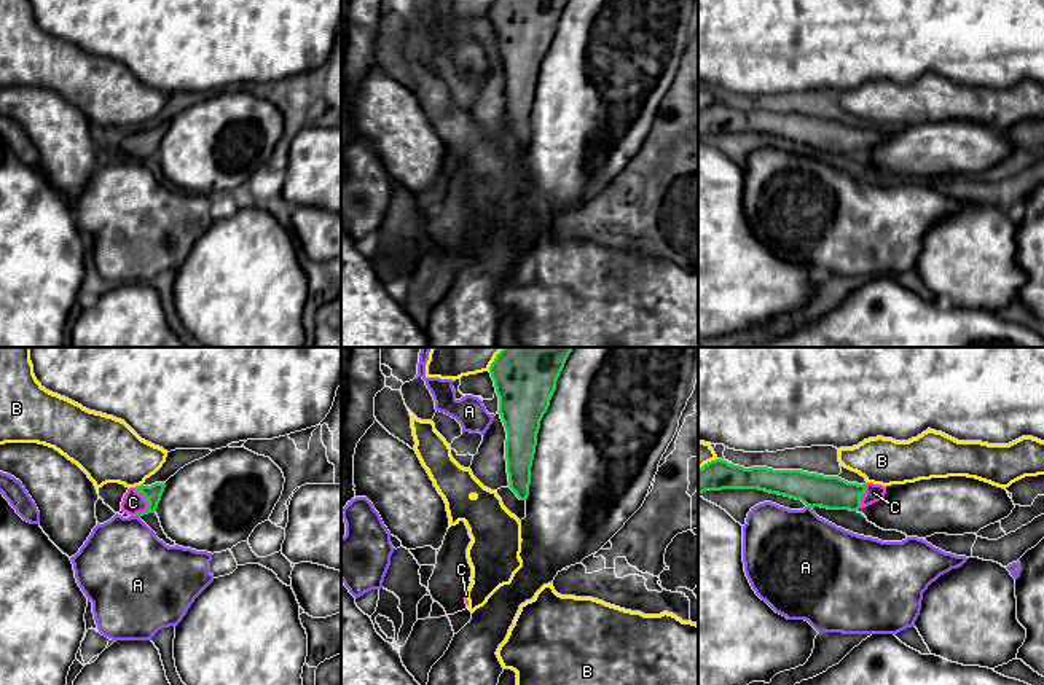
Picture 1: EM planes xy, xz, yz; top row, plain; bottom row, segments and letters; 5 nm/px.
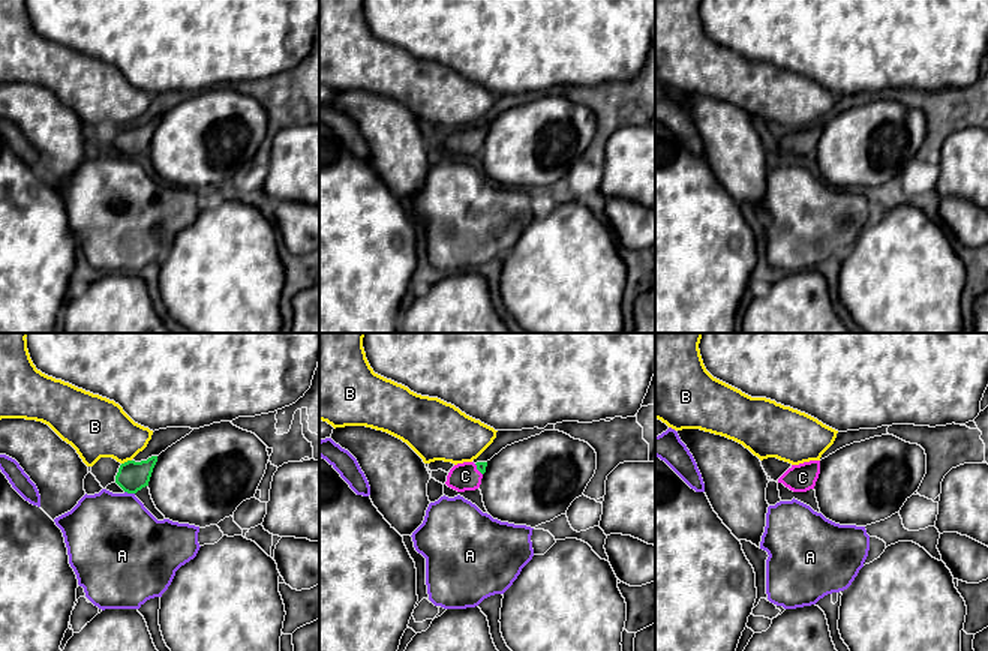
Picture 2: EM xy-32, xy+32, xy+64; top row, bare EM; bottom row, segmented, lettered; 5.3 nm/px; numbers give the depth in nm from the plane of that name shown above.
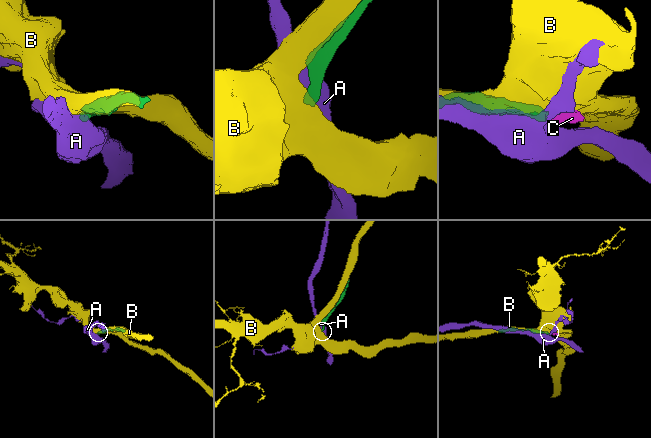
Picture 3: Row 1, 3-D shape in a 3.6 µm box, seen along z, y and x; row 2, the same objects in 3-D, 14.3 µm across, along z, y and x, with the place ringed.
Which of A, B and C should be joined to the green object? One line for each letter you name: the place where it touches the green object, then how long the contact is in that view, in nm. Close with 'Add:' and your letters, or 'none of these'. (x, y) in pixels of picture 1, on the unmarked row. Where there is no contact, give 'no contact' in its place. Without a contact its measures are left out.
C: meets green in xy at (145, 142); contact 150 nm long
Add: C

